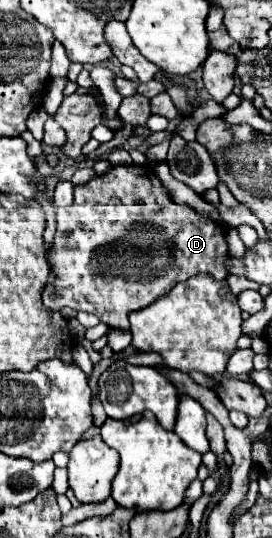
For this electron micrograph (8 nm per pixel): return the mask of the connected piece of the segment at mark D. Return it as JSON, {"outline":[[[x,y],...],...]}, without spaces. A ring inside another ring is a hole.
{"outline":[[[151,165],[113,167],[87,185],[75,187],[73,205],[57,215],[57,233],[47,257],[55,279],[43,289],[43,305],[49,311],[71,307],[93,313],[111,329],[129,329],[129,313],[151,305],[173,285],[199,271],[215,279],[227,277],[225,229],[195,209],[173,203]],[[131,229],[163,233],[163,245],[167,245],[167,269],[163,273],[149,277],[149,265],[143,257],[111,253],[111,249],[127,249]]]}

